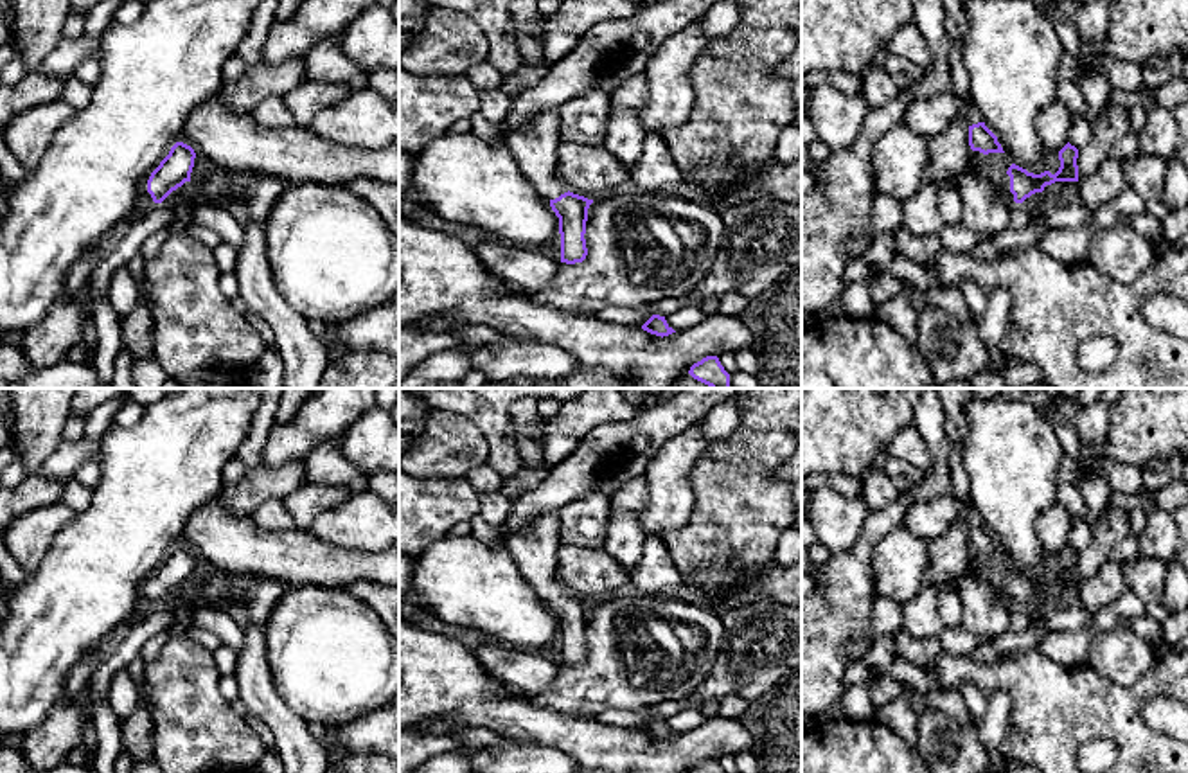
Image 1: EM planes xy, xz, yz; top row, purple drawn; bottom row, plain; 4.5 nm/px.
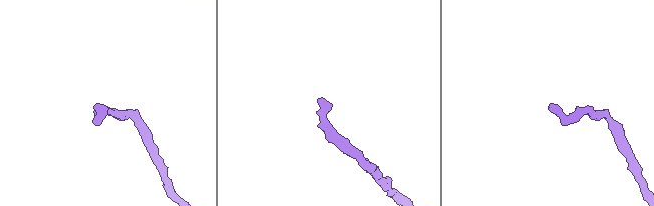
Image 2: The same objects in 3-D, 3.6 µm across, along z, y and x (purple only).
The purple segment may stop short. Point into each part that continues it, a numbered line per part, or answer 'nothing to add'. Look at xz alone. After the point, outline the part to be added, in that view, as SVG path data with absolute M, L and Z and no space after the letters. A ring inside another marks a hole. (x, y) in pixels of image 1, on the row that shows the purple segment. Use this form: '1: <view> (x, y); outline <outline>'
1: xz (534, 144); outline M559 110L536 113L512 129L503 144L510 149L521 173L543 198L555 200L568 192L568 187L557 176L557 149L563 144Z

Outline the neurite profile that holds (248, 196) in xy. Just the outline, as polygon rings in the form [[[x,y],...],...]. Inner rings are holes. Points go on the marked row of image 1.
[[[214,167],[192,182],[199,203],[225,207],[244,228],[250,221],[264,227],[289,183],[250,171]]]

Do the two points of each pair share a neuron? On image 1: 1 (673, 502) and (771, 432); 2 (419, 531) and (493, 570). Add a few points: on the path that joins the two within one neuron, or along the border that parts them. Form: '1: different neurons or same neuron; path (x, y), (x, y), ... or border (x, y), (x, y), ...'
1: different neurons; border (707, 448), (691, 475), (694, 495)
2: different neurons; border (446, 534), (417, 558)

